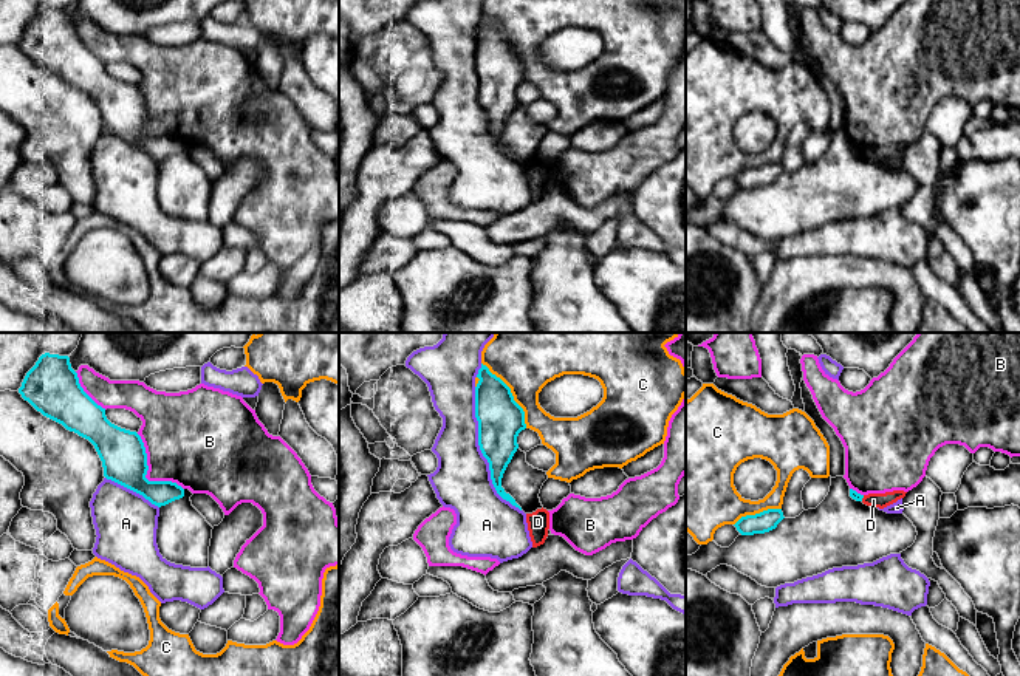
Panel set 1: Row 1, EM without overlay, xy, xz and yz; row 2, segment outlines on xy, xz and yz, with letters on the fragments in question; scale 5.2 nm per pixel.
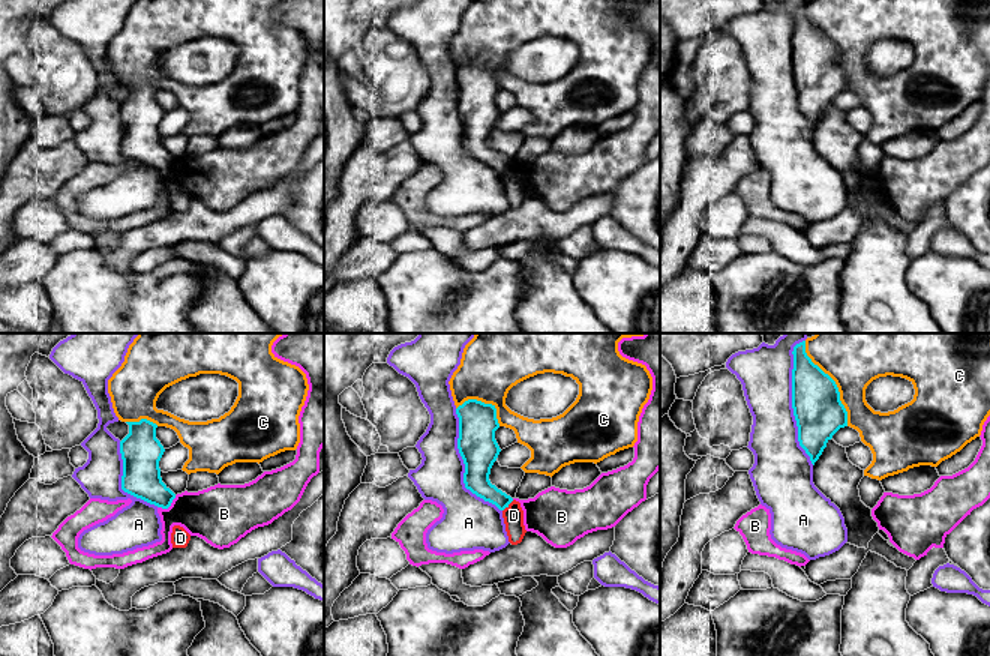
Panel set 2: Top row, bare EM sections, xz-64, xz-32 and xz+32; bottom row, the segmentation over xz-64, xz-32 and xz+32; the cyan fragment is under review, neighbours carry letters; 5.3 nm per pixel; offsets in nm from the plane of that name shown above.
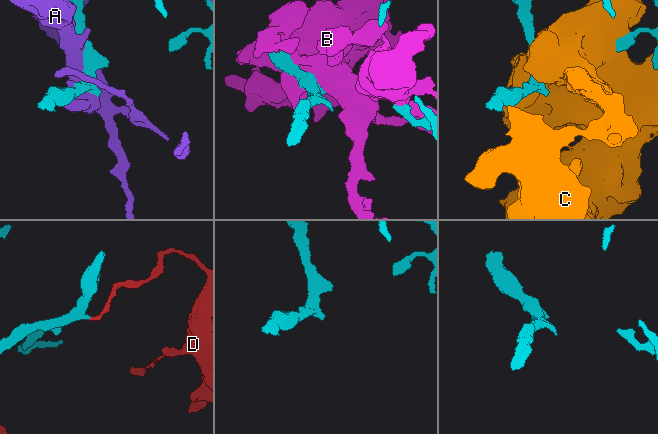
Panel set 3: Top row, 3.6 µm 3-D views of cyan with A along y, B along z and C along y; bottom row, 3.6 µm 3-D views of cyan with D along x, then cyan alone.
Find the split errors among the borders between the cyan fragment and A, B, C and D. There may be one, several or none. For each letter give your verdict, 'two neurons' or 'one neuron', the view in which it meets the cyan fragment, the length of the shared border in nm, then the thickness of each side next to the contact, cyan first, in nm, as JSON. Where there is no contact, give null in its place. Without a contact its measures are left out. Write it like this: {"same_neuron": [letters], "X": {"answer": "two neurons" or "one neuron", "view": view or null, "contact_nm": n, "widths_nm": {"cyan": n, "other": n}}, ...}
{"same_neuron": [], "A": {"answer": "two neurons", "view": "xz", "contact_nm": 700, "widths_nm": {"cyan": 240, "other": 300}}, "B": {"answer": "two neurons", "view": "xy", "contact_nm": 380, "widths_nm": {"cyan": 240, "other": 400}}, "C": {"answer": "two neurons", "view": "xz", "contact_nm": 420, "widths_nm": {"cyan": 240, "other": 240}}, "D": {"answer": "two neurons", "view": "yz", "contact_nm": 40, "widths_nm": {"cyan": 50, "other": 80}}}

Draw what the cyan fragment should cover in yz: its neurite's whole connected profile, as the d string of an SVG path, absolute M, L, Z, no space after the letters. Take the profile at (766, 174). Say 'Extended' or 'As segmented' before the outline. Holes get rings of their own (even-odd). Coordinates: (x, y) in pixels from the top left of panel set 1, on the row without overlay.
As segmented. M768 162L755 169L741 170L734 179L741 189L765 187L783 173L782 162Z

